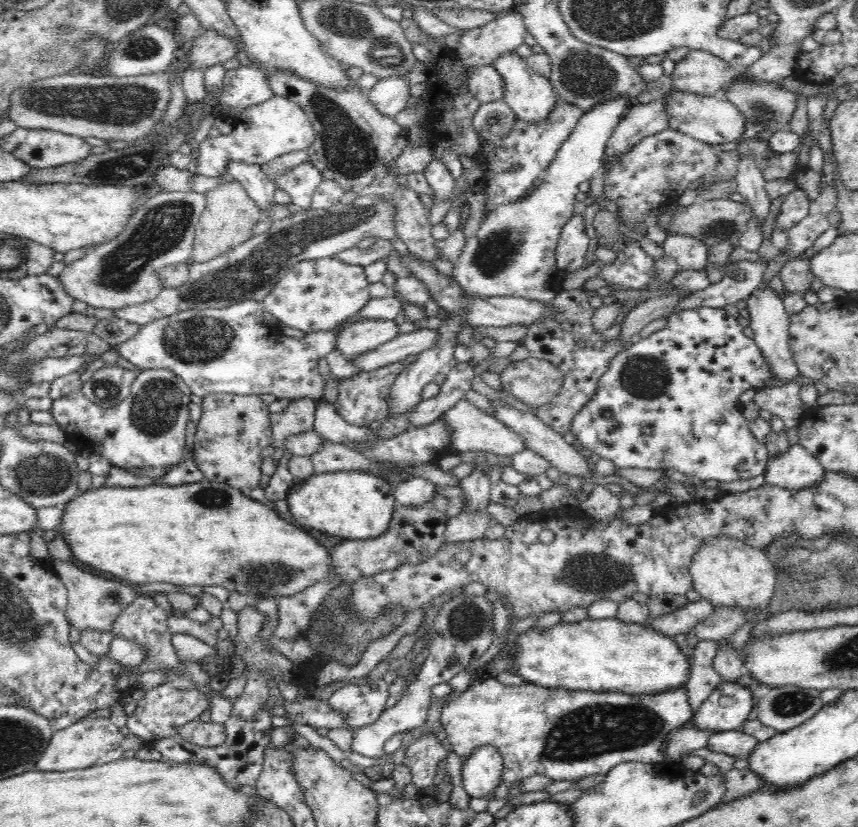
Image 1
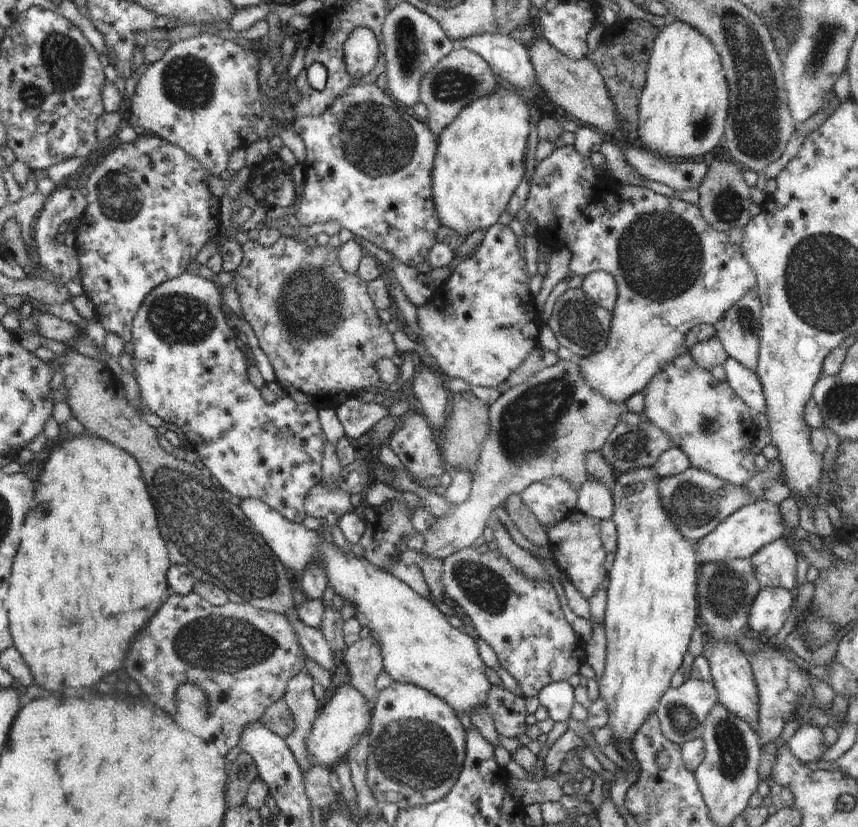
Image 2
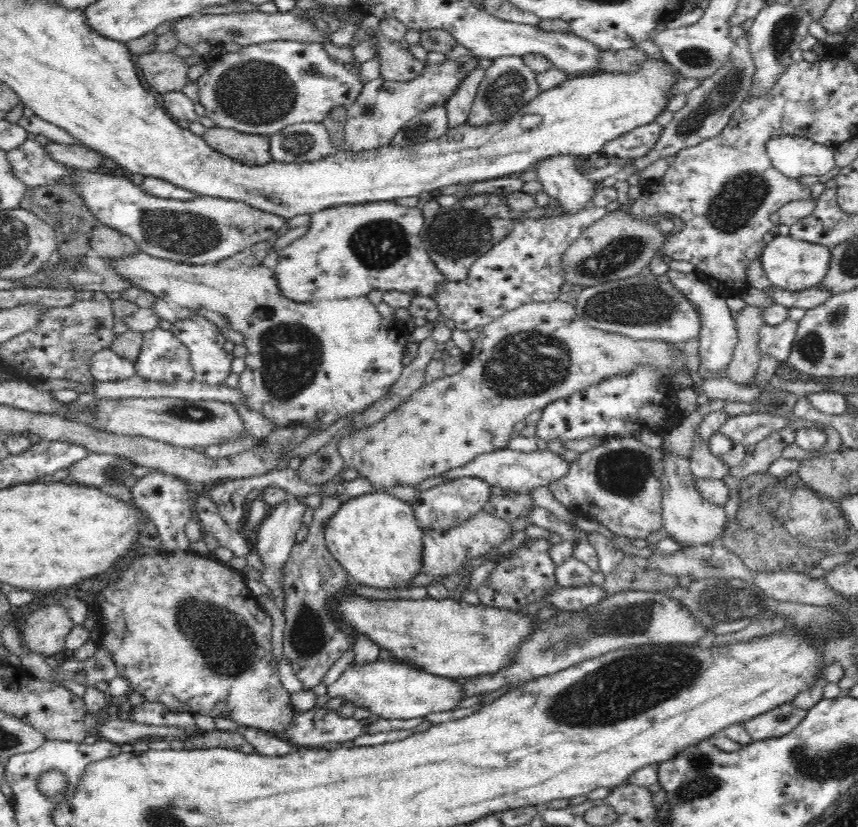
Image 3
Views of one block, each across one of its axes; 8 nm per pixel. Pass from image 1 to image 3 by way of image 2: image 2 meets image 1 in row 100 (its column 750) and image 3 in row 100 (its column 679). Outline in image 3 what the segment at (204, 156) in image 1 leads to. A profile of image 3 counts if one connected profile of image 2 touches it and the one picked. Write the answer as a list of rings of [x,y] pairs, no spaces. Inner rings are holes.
[[[276,40],[244,46],[238,52],[226,52],[210,63],[210,68],[196,81],[205,116],[219,128],[266,136],[280,133],[286,126],[296,123],[323,123],[336,106],[352,106],[365,85],[357,65],[336,61],[323,47],[319,43]]]

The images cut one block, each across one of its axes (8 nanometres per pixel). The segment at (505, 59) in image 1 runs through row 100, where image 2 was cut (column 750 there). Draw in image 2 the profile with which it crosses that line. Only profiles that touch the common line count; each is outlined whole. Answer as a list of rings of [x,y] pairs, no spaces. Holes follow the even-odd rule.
[[[758,499],[751,505],[746,505],[728,516],[712,532],[697,541],[695,549],[698,556],[698,564],[726,562],[734,559],[749,559],[764,545],[784,537],[786,523],[782,522],[779,505],[775,505],[766,499]]]

